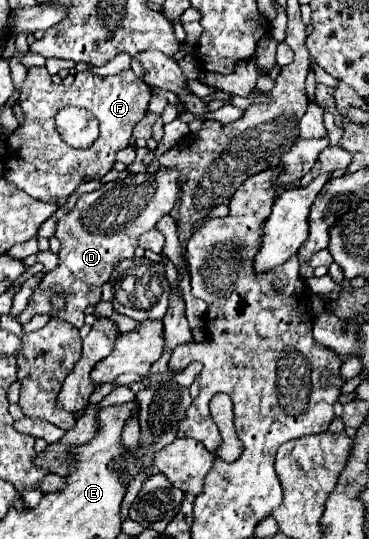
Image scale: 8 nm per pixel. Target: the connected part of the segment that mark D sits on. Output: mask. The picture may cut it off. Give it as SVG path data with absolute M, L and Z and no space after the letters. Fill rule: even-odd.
M158 170L154 174L140 172L122 180L108 182L104 188L80 196L76 206L58 222L56 238L62 244L58 252L60 266L42 278L28 302L28 308L20 314L20 322L26 324L36 314L52 314L72 322L74 328L82 328L84 308L100 302L102 284L112 276L114 268L122 260L134 258L140 234L154 228L164 214L170 214L178 202L178 196L180 186L176 170ZM58 288L72 288L72 302L66 304L66 310L54 310L50 302Z

